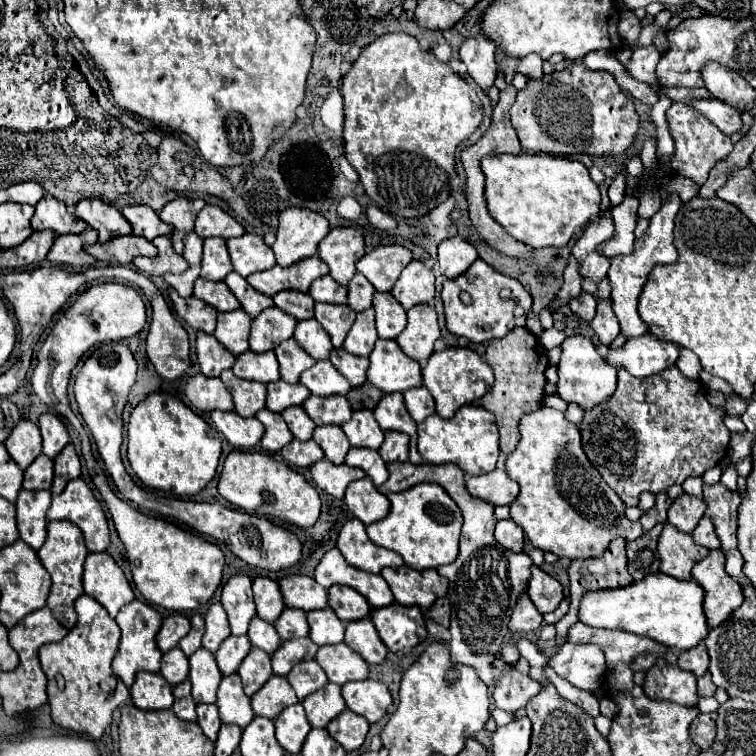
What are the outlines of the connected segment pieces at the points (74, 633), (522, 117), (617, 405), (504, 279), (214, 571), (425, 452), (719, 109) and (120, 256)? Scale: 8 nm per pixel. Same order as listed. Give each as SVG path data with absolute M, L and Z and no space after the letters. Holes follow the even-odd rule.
M86 594L76 600L74 608L78 612L76 626L60 642L44 644L40 648L40 664L48 676L52 720L62 728L98 740L112 724L114 710L130 698L128 688L112 674L110 668L110 662L118 650L120 628L108 612Z
M574 62L562 72L544 74L542 80L530 80L528 86L518 92L516 102L510 108L510 116L512 116L512 126L516 128L524 150L558 154L558 156L576 156L576 154L602 156L602 158L622 156L634 144L636 132L640 128L634 102L626 92L622 92L614 76L608 74L606 70L588 70L580 62Z
M676 366L648 378L636 378L626 370L618 370L618 386L612 398L596 410L586 412L580 426L582 446L588 460L602 474L606 484L620 496L626 506L636 506L642 492L662 492L672 484L682 484L688 476L702 476L726 456L730 432L724 426L724 410L708 404L704 386L698 380L686 378Z
M478 258L464 274L452 280L444 280L442 284L442 300L444 300L444 314L446 314L446 328L456 334L464 336L470 342L488 342L494 338L504 338L512 328L524 326L526 314L532 308L532 296L528 290L514 278L500 274L492 266L488 266L482 258ZM508 288L510 296L502 298L500 292ZM466 290L474 298L470 306L460 300L460 292Z
M92 478L92 482L100 492L100 496L104 498L104 502L108 504L116 532L126 546L134 584L148 603L174 612L194 610L206 604L214 596L222 580L224 568L222 550L216 544L204 540L202 536L192 534L186 528L138 512L128 502L112 494L106 478Z
M466 404L454 418L442 418L438 414L428 416L418 424L418 452L428 464L446 464L452 462L470 476L486 474L496 468L498 460L498 428L496 418L482 406Z
M698 100L692 106L708 116L708 120L714 122L726 136L732 136L742 128L740 112L734 106L724 104L722 100Z
M136 234L120 236L106 244L86 246L86 250L96 260L102 260L108 264L120 264L120 266L130 264L136 256L156 256L158 254L156 246L150 240L146 240L144 236L136 236Z

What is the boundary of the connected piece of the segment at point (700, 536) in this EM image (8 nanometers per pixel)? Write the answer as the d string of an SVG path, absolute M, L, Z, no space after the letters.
M704 516L704 518L700 520L700 524L694 528L692 536L694 536L696 544L706 546L708 550L714 550L714 548L720 546L720 540L716 538L716 532L714 532L714 522L712 522L708 516Z

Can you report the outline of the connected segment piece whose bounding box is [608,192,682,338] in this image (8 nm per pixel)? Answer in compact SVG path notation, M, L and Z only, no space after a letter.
M676 192L668 194L668 198L664 200L664 204L660 206L660 210L650 218L650 226L648 230L636 240L634 244L634 252L628 254L628 256L616 256L612 258L612 266L608 270L608 278L610 278L610 284L612 284L612 308L614 308L614 314L620 322L620 330L626 334L626 338L632 338L632 336L642 336L646 334L648 326L640 320L638 316L638 298L640 298L640 292L644 290L644 284L648 282L648 274L656 268L656 266L666 266L666 264L674 264L678 260L678 252L672 244L674 236L672 236L672 230L674 230L674 218L678 214L682 206L682 200Z

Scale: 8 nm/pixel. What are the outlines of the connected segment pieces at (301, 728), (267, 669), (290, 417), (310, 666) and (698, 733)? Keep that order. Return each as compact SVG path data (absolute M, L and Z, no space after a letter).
M300 702L292 704L284 712L280 712L278 718L274 720L274 726L276 726L276 740L280 742L280 746L290 754L300 754L302 742L310 732L310 724L306 720L302 704Z
M252 648L248 656L242 660L238 674L242 678L244 692L252 696L262 688L262 684L272 676L272 666L270 666L270 654L266 654L260 648Z
M292 406L288 410L282 412L282 418L286 420L290 432L294 434L294 438L298 440L310 440L312 438L312 432L314 432L314 422L308 418L308 414L304 412L302 406Z
M310 660L310 662L298 662L290 670L290 674L286 678L288 678L290 686L294 688L298 700L304 700L308 694L320 690L328 682L326 672L314 660Z
M716 712L698 714L696 720L690 724L690 738L702 750L708 750L716 738Z

